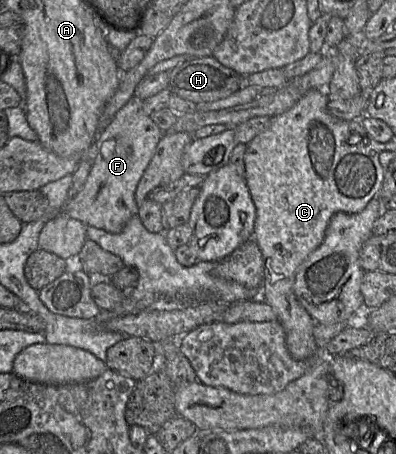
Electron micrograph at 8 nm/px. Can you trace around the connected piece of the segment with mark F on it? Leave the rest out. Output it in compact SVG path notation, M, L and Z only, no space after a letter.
M133 96L113 117L111 122L101 128L95 141L95 159L83 188L65 205L62 212L87 226L109 233L120 233L127 222L137 215L138 204L135 200L137 185L151 161L155 149L164 132L152 121L143 108L144 100Z

